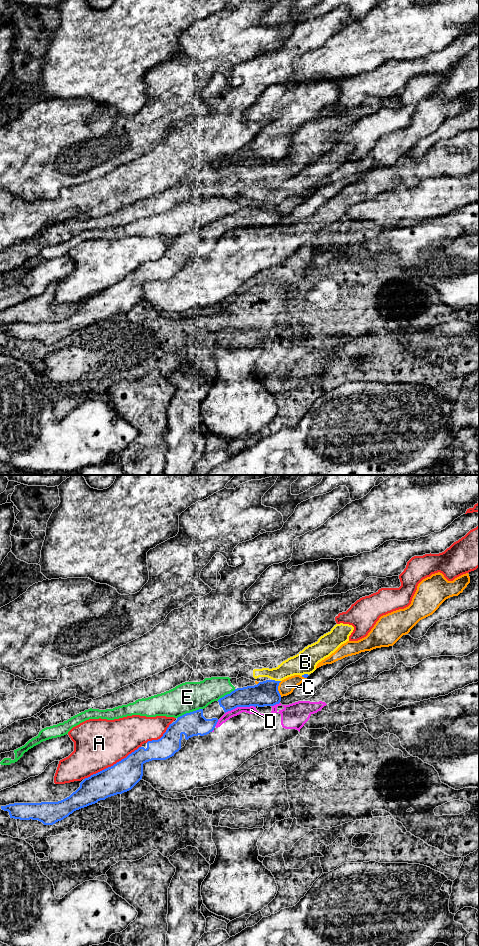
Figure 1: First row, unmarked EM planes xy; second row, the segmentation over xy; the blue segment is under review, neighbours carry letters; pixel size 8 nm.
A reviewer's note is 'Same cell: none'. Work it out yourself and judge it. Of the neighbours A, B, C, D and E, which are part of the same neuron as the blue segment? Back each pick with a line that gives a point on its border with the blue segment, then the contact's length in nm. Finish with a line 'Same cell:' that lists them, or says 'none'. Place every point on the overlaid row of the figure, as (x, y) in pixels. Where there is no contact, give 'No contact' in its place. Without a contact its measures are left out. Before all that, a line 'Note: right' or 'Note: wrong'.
Note: wrong
B: Touches blue at xy (276, 681). Shared border 70 nm
Same cell: B

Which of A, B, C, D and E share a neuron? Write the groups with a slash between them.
A / B / C E / D

